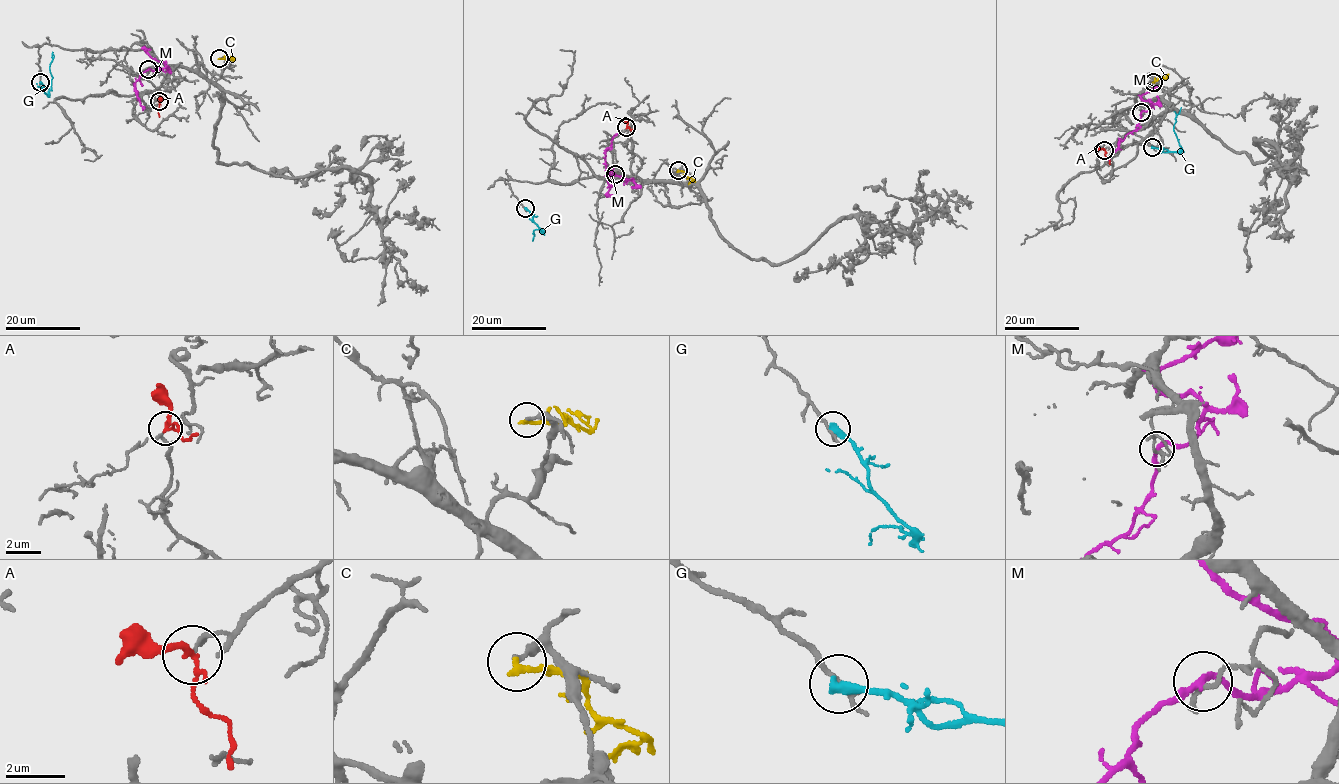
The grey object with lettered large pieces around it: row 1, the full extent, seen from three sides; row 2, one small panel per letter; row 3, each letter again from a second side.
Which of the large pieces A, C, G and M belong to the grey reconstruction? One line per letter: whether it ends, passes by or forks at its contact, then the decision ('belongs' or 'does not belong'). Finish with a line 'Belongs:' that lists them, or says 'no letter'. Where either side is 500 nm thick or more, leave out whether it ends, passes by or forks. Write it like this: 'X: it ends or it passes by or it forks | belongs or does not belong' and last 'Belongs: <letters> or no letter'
A: it forks | does not belong
C: it ends | does not belong
G: it ends | does not belong
M: it passes by | does not belong
Belongs: no letter

